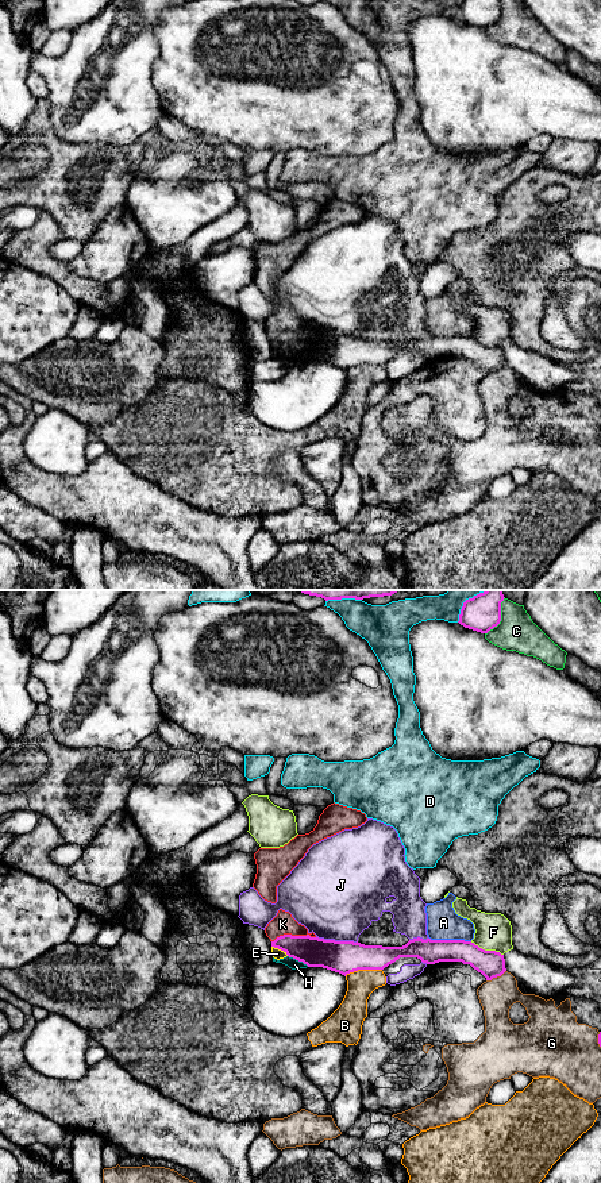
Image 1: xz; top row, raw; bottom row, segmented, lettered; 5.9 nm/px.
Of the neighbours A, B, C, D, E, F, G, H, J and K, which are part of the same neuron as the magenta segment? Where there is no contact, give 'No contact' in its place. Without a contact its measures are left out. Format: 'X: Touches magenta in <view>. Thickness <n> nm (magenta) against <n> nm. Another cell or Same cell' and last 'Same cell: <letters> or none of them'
A: Touches magenta in xz. Thickness 150 nm (magenta) against 190 nm. Another cell
B: Touches magenta in xz. Thickness 190 nm (magenta) against 170 nm. Another cell
C: Touches magenta in xz. Thickness 160 nm (magenta) against 220 nm. Another cell
D: Touches magenta in xz. Thickness 160 nm (magenta) against 100 nm. Another cell
E: Touches magenta in xz. Thickness 180 nm (magenta) against 60 nm. Another cell
F: Touches magenta in xz. Thickness 160 nm (magenta) against 220 nm. Another cell
G: Touches magenta in xz. Thickness 160 nm (magenta) against 200 nm. Another cell
H: Touches magenta in xz. Thickness 190 nm (magenta) against 70 nm. Another cell
J: Touches magenta in xz. Thickness 190 nm (magenta) against 480 nm. Another cell
K: Touches magenta in xz. Thickness 180 nm (magenta) against 130 nm. Another cell
Same cell: none of them

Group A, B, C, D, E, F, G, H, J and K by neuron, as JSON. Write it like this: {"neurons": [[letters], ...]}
{"neurons": [["A", "B"], ["C"], ["D"], ["E", "H", "K"], ["F"], ["G"], ["J"]]}

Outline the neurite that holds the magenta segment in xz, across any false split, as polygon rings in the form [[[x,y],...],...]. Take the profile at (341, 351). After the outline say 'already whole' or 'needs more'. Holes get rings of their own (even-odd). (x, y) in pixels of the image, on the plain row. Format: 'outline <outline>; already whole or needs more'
outline [[[284,330],[271,336],[271,342],[308,362],[323,362],[342,370],[358,365],[384,365],[400,352],[417,352],[423,358],[462,357],[481,367],[486,375],[501,371],[505,363],[504,350],[485,346],[465,335],[409,335],[402,342],[365,340],[354,336],[335,336],[319,332]]]; already whole

